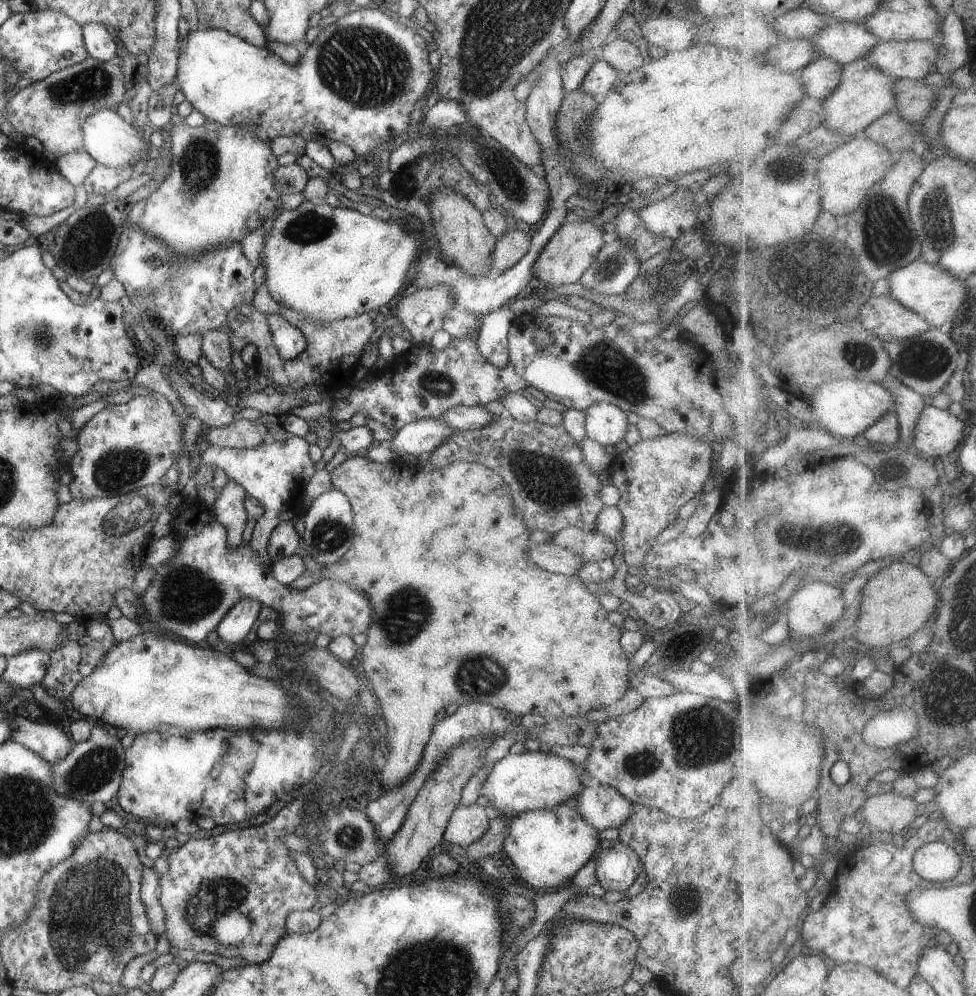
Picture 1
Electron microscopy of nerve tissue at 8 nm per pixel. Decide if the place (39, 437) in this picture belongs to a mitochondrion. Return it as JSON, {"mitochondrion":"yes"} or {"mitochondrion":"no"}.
{"mitochondrion":"no"}

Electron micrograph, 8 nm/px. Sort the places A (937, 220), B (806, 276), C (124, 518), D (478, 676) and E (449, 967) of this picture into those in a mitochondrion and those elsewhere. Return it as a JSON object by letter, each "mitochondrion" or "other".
{"A":"mitochondrion","B":"mitochondrion","C":"mitochondrion","D":"mitochondrion","E":"mitochondrion"}

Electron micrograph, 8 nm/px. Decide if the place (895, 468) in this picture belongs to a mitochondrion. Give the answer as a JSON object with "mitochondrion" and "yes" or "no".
{"mitochondrion":"no"}

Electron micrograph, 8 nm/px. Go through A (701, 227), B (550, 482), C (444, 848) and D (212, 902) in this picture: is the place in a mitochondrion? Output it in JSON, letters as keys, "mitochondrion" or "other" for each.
{"A":"other","B":"mitochondrion","C":"other","D":"mitochondrion"}

